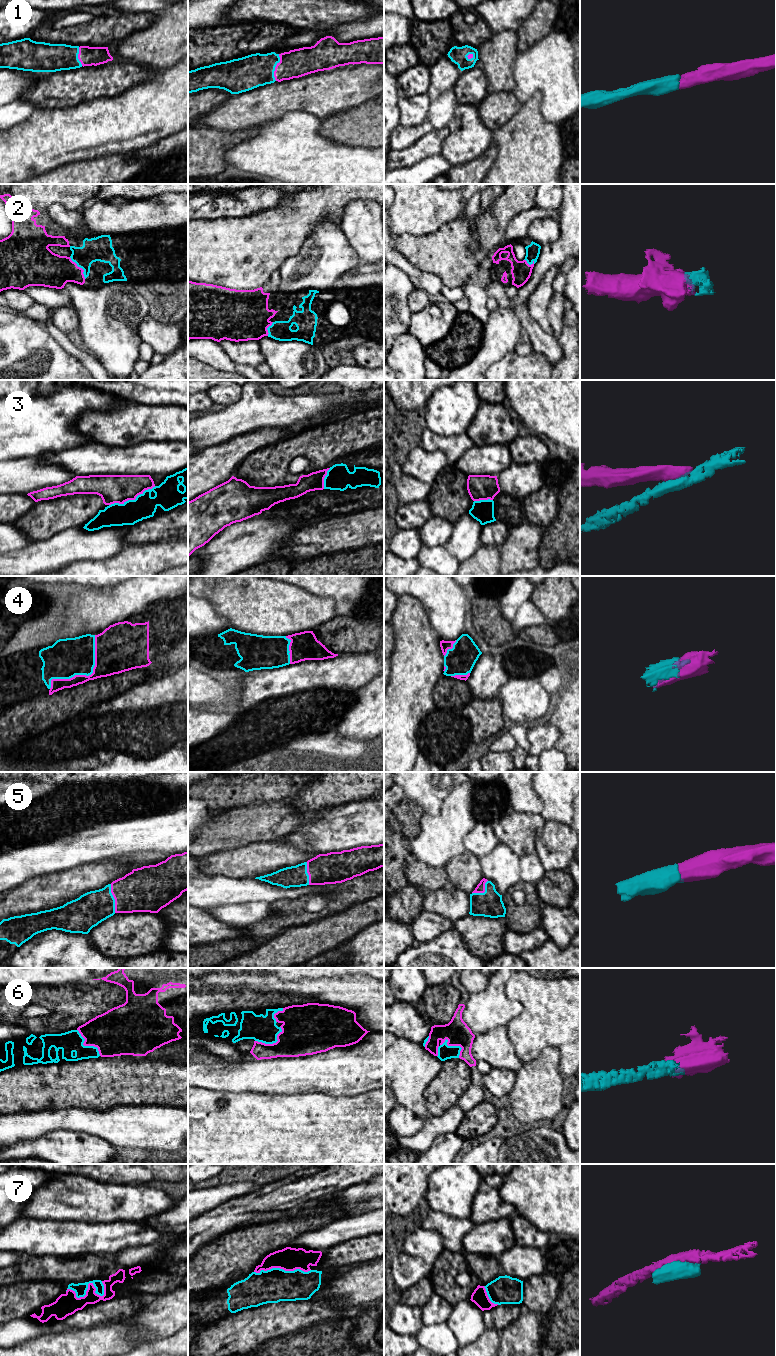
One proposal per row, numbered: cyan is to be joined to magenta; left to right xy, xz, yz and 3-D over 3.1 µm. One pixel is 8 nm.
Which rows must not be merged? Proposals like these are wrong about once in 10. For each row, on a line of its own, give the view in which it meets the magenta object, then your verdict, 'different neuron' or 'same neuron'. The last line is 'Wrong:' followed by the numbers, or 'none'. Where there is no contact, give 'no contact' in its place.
1: xz | same neuron
2: xy | same neuron
3: xy | different neuron
4: xy | same neuron
5: xy | same neuron
6: yz | same neuron
7: xy | different neuron
Wrong: 3, 7

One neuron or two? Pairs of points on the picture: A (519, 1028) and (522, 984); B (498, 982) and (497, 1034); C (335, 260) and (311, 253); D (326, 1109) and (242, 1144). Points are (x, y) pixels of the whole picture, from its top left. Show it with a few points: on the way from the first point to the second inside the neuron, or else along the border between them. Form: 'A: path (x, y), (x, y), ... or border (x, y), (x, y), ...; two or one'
A: path (528, 1017), (528, 995); one
B: border (506, 1025), (494, 1027), (475, 1036); two
C: path (329, 255), (317, 255); one
D: path (305, 1127), (288, 1144), (263, 1144); one

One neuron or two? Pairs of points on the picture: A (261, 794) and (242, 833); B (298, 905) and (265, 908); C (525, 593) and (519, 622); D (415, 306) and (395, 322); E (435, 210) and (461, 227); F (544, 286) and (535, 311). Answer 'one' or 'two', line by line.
A: two
B: two
C: two
D: two
E: two
F: one

